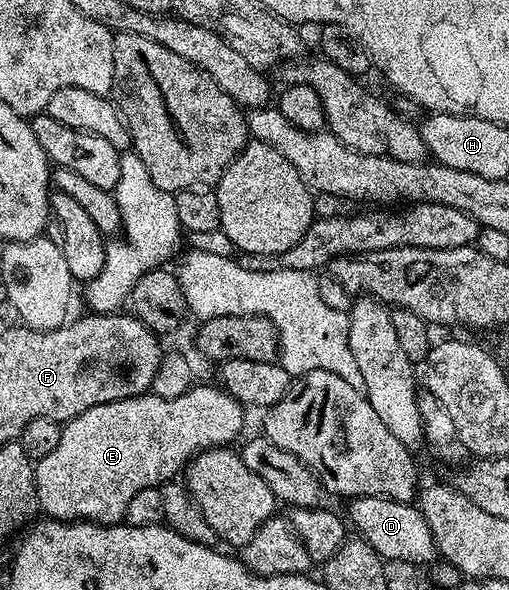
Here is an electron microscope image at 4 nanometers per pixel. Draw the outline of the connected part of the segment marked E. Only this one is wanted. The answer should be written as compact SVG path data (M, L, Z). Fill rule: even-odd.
M195 384L191 386L187 394L176 396L175 398L161 398L153 394L153 392L147 392L145 394L139 394L136 398L125 398L124 400L116 400L108 404L100 404L96 408L88 408L88 412L80 412L80 416L71 418L62 427L60 444L56 444L56 448L53 452L48 452L48 456L37 459L34 467L39 511L47 519L56 522L96 522L99 526L113 526L121 523L125 519L126 513L128 512L128 504L132 500L132 496L136 496L136 492L140 492L149 486L158 486L161 483L177 479L185 471L187 464L200 452L229 447L233 443L230 441L242 430L242 413L244 413L244 407L237 398L233 398L217 385L214 386Z

